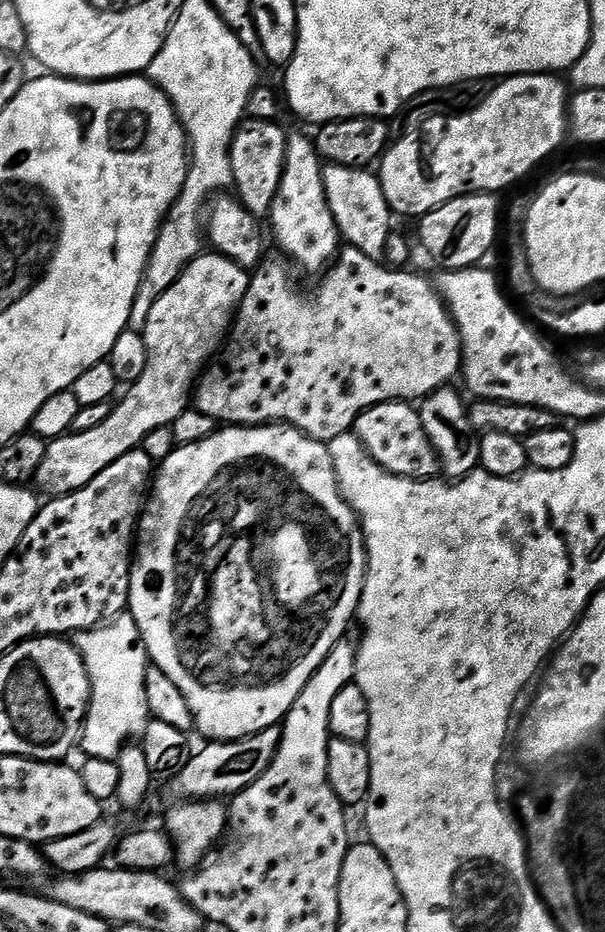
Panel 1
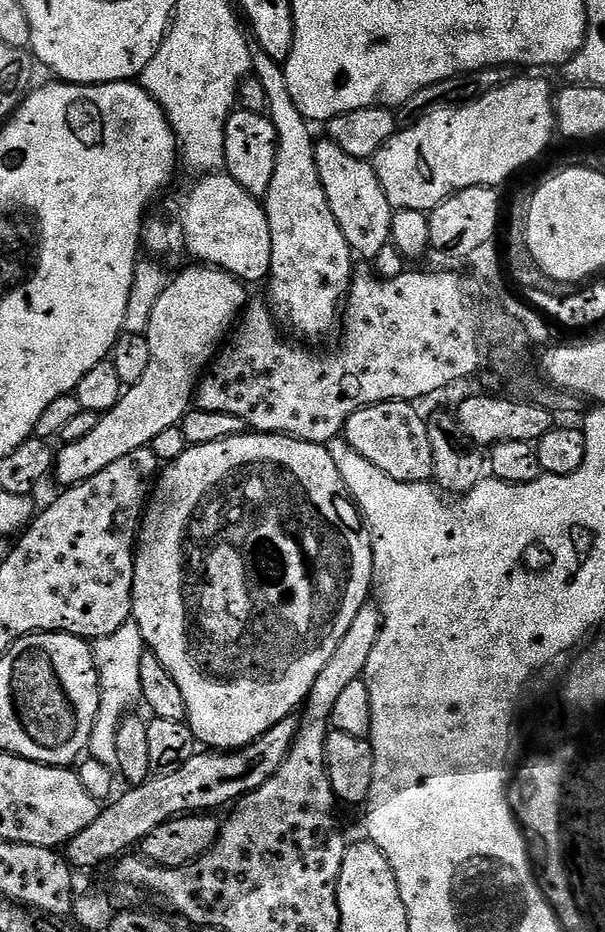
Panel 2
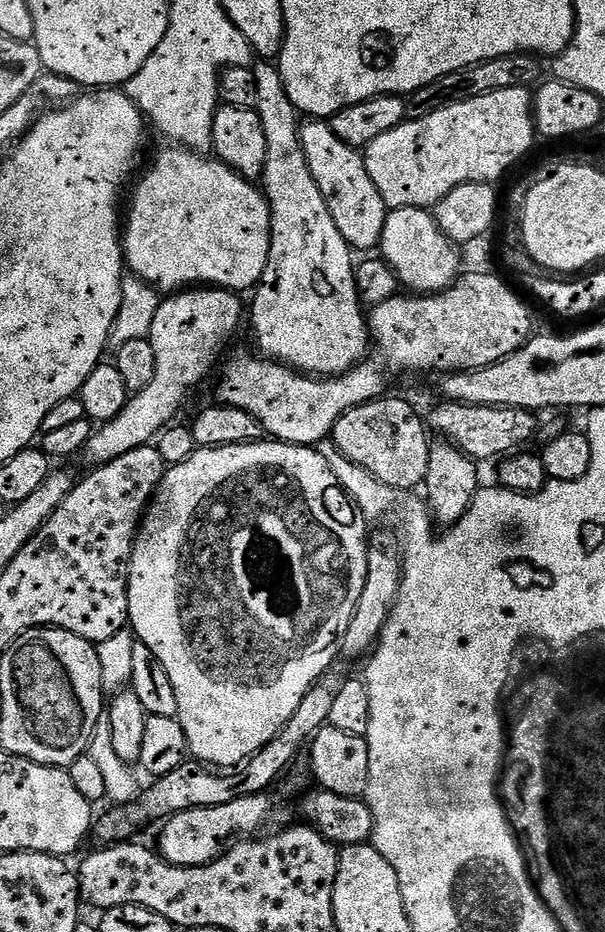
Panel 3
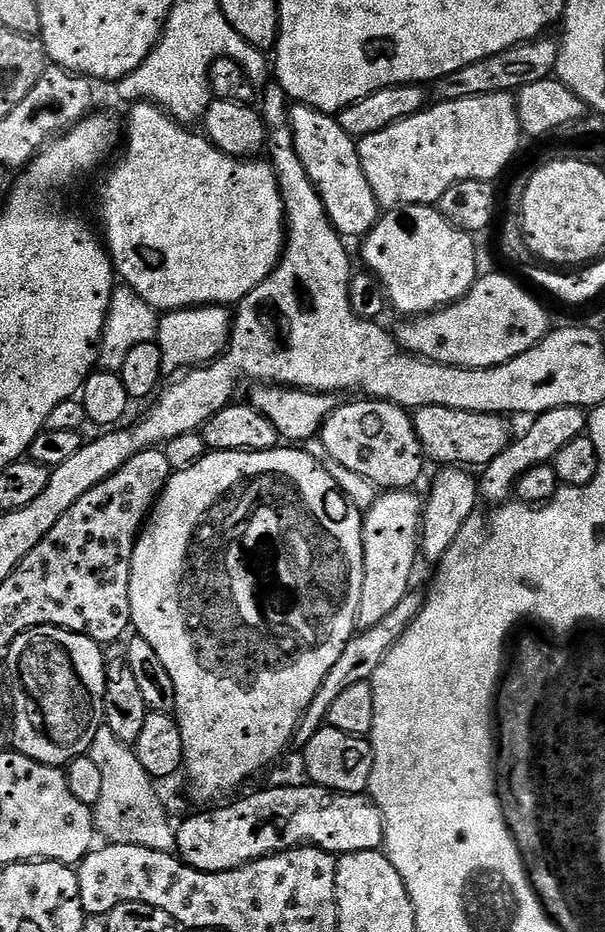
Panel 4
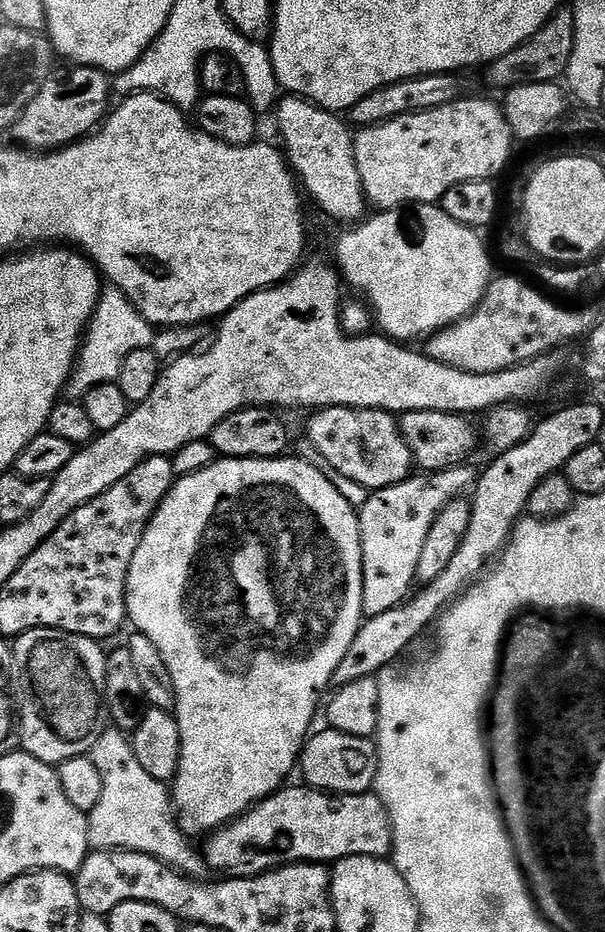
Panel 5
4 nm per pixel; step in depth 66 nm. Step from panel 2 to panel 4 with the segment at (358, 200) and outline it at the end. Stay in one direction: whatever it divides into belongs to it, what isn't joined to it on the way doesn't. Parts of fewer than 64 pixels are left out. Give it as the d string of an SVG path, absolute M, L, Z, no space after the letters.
M296 104L291 109L290 122L298 158L302 158L302 166L306 166L306 174L310 178L310 182L314 182L314 186L322 198L322 206L326 206L326 214L333 226L336 227L336 231L344 238L367 236L369 230L380 221L382 209L380 203L374 198L374 190L370 190L370 182L366 182L357 141L350 134L346 134L346 130L342 130L340 121L335 115L319 112L317 108L307 108L305 104Z

